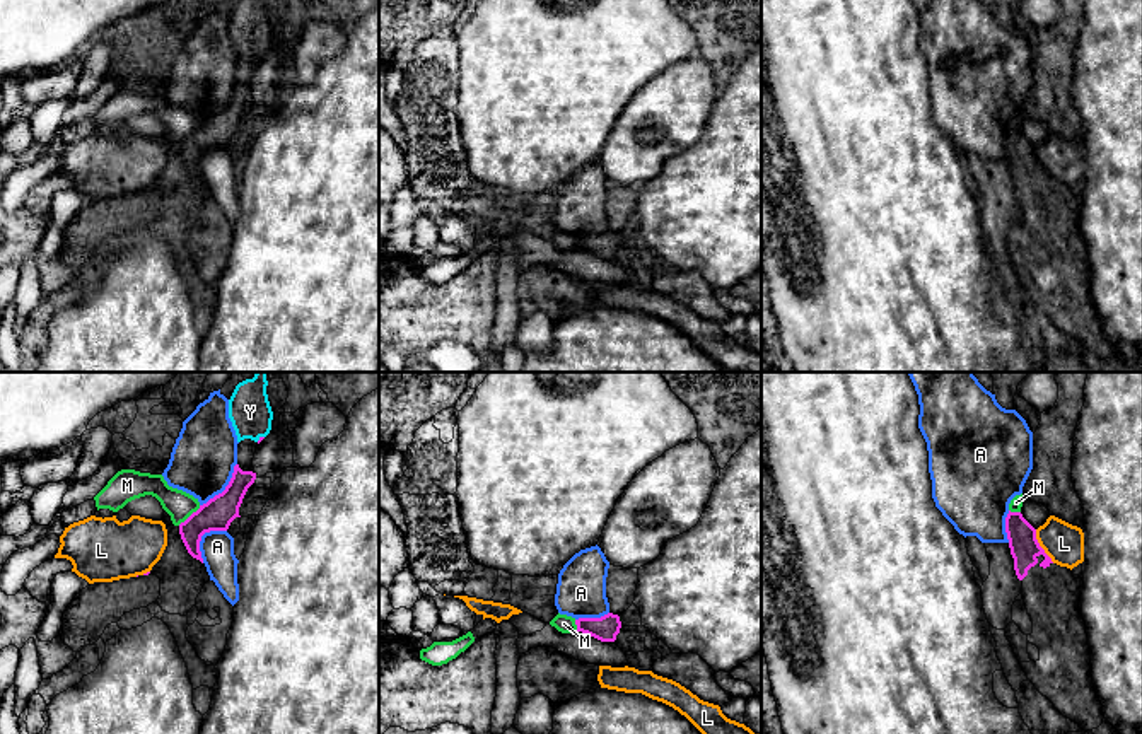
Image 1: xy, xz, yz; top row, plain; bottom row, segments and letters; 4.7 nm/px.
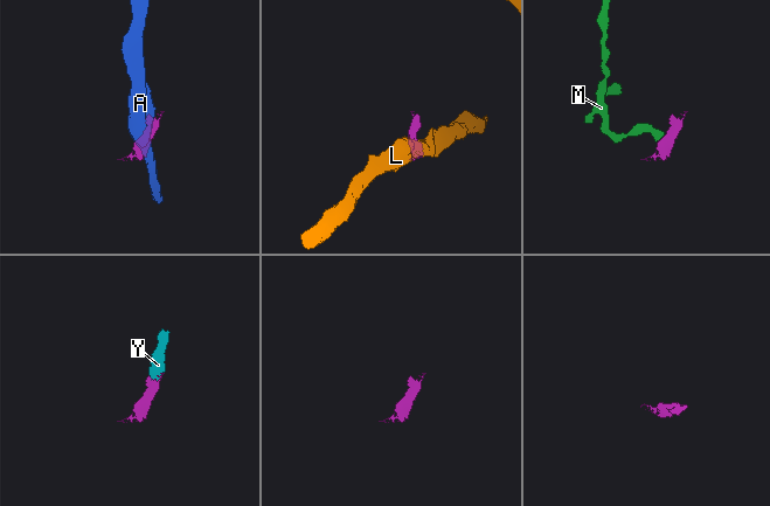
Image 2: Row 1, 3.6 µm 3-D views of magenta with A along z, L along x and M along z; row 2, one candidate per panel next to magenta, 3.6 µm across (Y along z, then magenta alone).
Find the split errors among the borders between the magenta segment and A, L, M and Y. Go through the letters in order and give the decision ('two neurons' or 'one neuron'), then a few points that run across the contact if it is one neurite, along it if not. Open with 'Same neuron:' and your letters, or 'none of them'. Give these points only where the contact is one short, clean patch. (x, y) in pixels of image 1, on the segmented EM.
Same neuron: Y
A: two neurons
L: two neurons
M: two neurons | xy (200, 506), (178, 524)
Y: one neuron | xy (260, 437), (250, 412)

